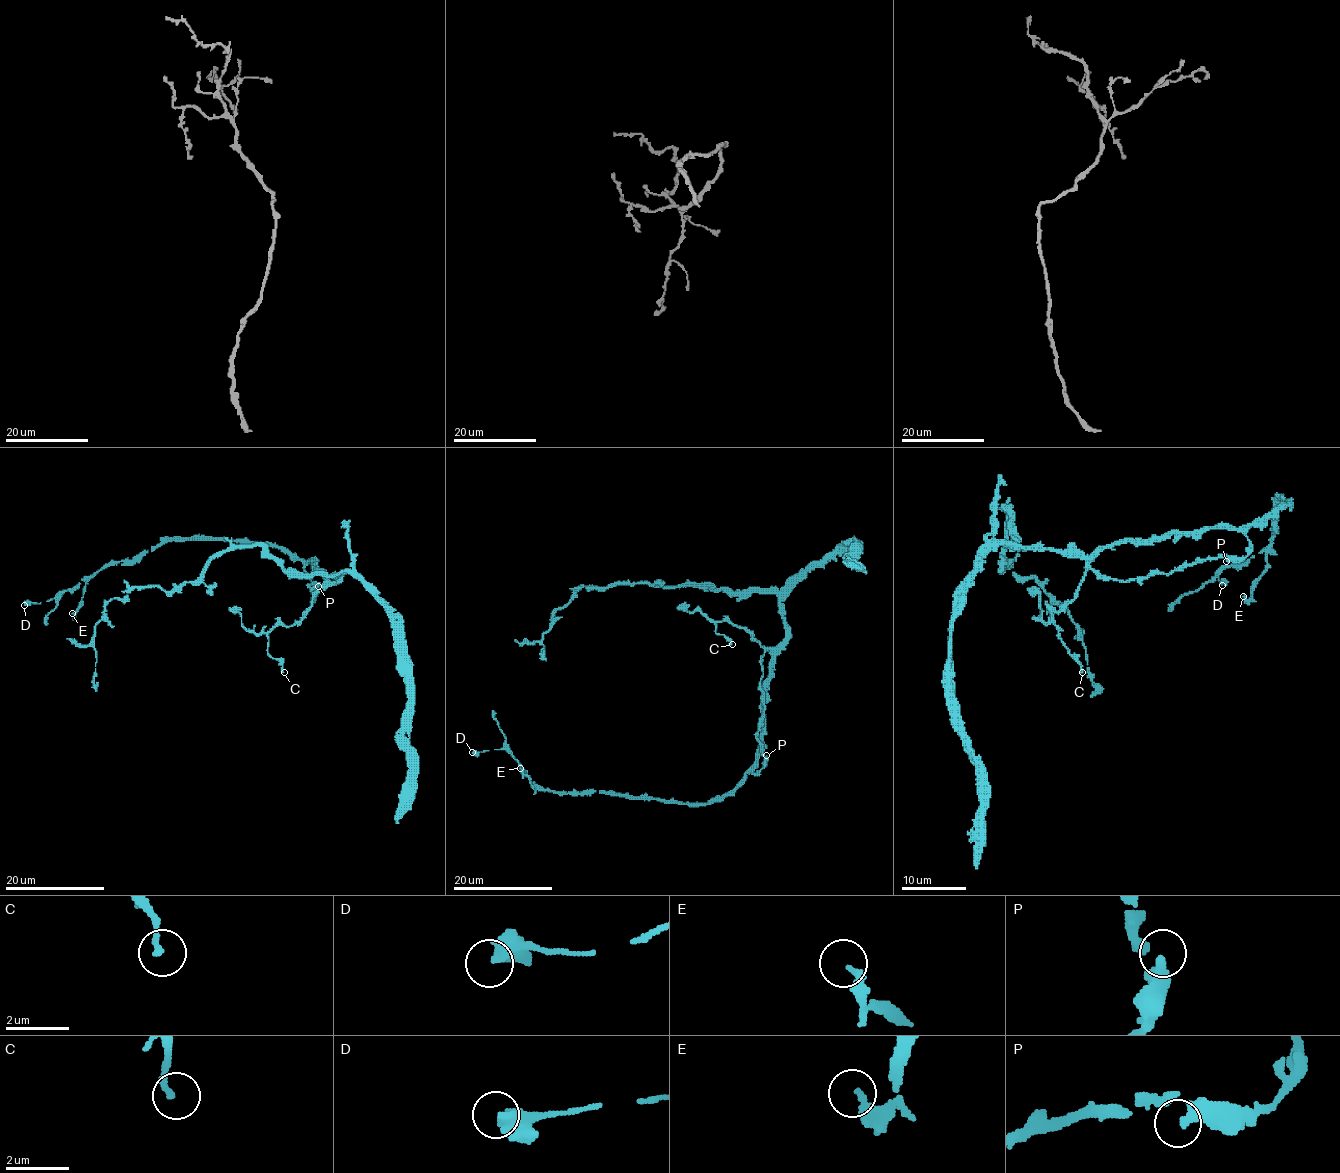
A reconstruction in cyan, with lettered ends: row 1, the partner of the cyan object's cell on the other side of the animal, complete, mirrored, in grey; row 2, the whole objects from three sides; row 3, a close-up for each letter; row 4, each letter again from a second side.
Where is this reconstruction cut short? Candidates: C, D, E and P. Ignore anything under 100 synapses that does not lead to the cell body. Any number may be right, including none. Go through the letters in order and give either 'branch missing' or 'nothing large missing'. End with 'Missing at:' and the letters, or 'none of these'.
C: nothing large missing
D: nothing large missing
E: nothing large missing
P: nothing large missing
Missing at: none of these

